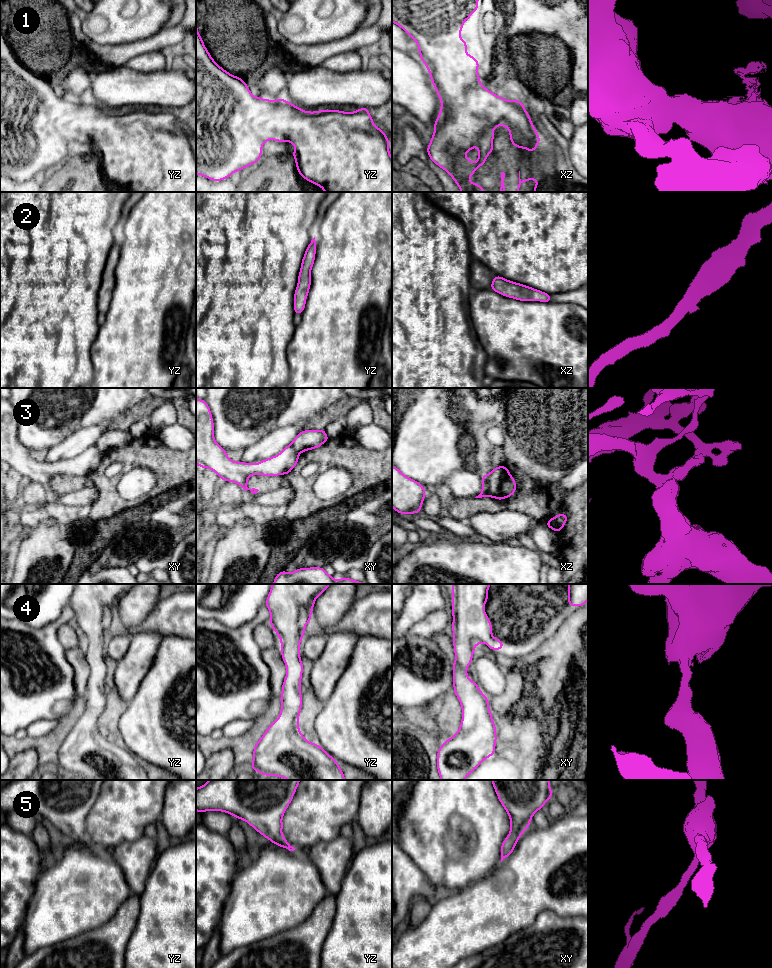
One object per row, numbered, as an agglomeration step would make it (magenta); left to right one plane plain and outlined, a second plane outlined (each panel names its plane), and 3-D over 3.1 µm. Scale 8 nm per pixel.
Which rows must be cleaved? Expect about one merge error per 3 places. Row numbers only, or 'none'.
3

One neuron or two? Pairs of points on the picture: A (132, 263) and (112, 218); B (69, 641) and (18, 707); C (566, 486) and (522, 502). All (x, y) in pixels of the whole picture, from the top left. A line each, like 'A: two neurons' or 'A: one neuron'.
A: two neurons
B: two neurons
C: two neurons

